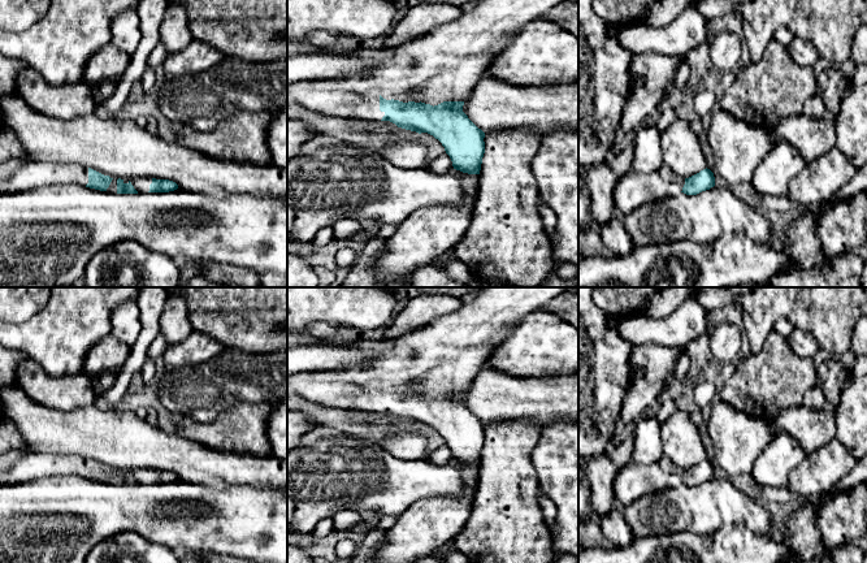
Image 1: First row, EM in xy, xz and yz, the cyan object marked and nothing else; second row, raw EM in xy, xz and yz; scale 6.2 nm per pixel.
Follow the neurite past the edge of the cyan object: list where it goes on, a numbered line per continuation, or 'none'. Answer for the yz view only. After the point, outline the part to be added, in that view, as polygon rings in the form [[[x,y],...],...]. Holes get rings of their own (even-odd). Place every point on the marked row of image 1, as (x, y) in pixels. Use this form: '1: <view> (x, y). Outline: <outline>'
1: yz (633, 189). Outline: [[[666,165],[649,174],[630,169],[619,178],[614,190],[615,209],[627,216],[646,203],[680,195],[684,185],[685,178]]]

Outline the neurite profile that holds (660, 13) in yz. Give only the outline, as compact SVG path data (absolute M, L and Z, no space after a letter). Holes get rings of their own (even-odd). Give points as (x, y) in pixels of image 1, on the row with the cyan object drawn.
M658 0L649 7L642 23L656 29L666 27L693 3L694 0Z

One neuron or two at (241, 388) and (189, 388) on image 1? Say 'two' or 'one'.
one

